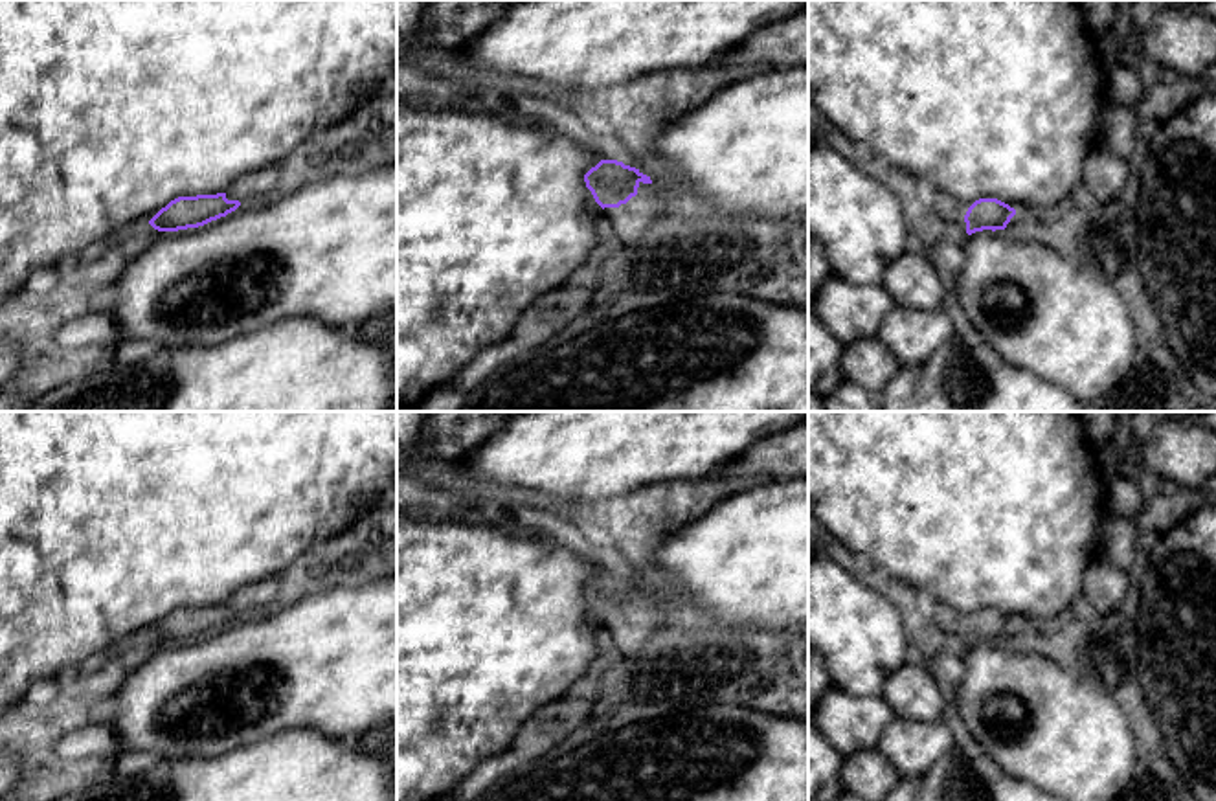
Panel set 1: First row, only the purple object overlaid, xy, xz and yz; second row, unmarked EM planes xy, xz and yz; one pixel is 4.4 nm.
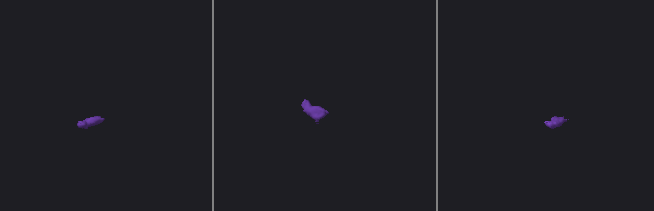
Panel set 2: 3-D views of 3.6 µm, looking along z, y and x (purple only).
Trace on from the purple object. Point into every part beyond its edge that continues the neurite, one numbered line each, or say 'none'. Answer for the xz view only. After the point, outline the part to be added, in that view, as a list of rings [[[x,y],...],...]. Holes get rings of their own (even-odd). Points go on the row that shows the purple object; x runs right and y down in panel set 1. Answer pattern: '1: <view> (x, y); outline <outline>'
1: xz (629, 223); outline [[[639,182],[637,195],[619,208],[604,208],[608,239],[630,246],[654,235],[663,217],[663,195],[654,184]]]

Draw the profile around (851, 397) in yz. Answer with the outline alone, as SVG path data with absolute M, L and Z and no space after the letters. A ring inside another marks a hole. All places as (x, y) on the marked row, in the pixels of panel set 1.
M845 380L838 391L825 397L825 408L827 412L882 412L880 397L850 380Z

